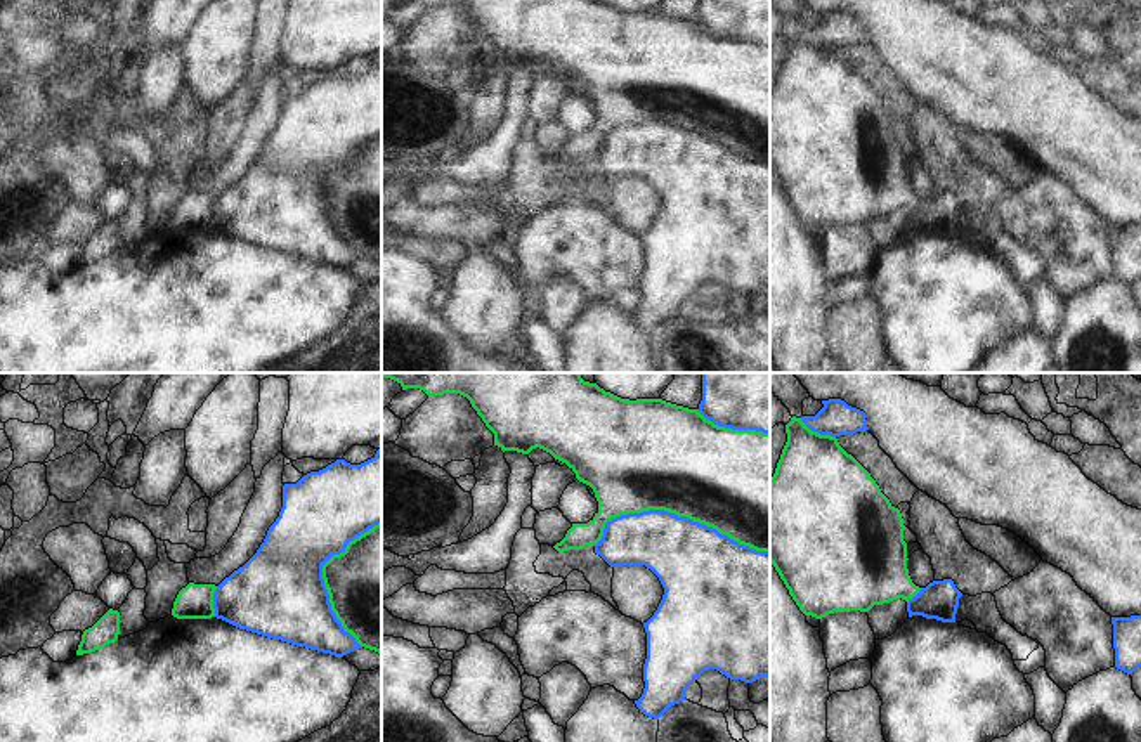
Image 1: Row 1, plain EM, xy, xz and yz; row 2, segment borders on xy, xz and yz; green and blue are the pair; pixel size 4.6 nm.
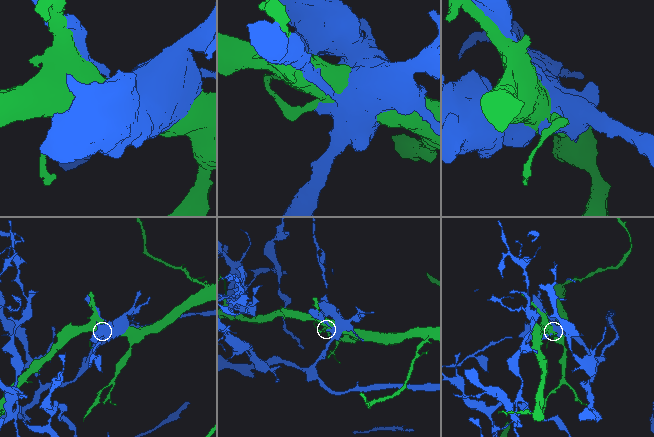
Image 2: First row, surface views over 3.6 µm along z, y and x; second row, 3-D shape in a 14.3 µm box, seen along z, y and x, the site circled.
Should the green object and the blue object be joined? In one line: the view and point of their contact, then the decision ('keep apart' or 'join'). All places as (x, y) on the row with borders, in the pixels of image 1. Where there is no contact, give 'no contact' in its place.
contact xz (677, 514); keep apart

